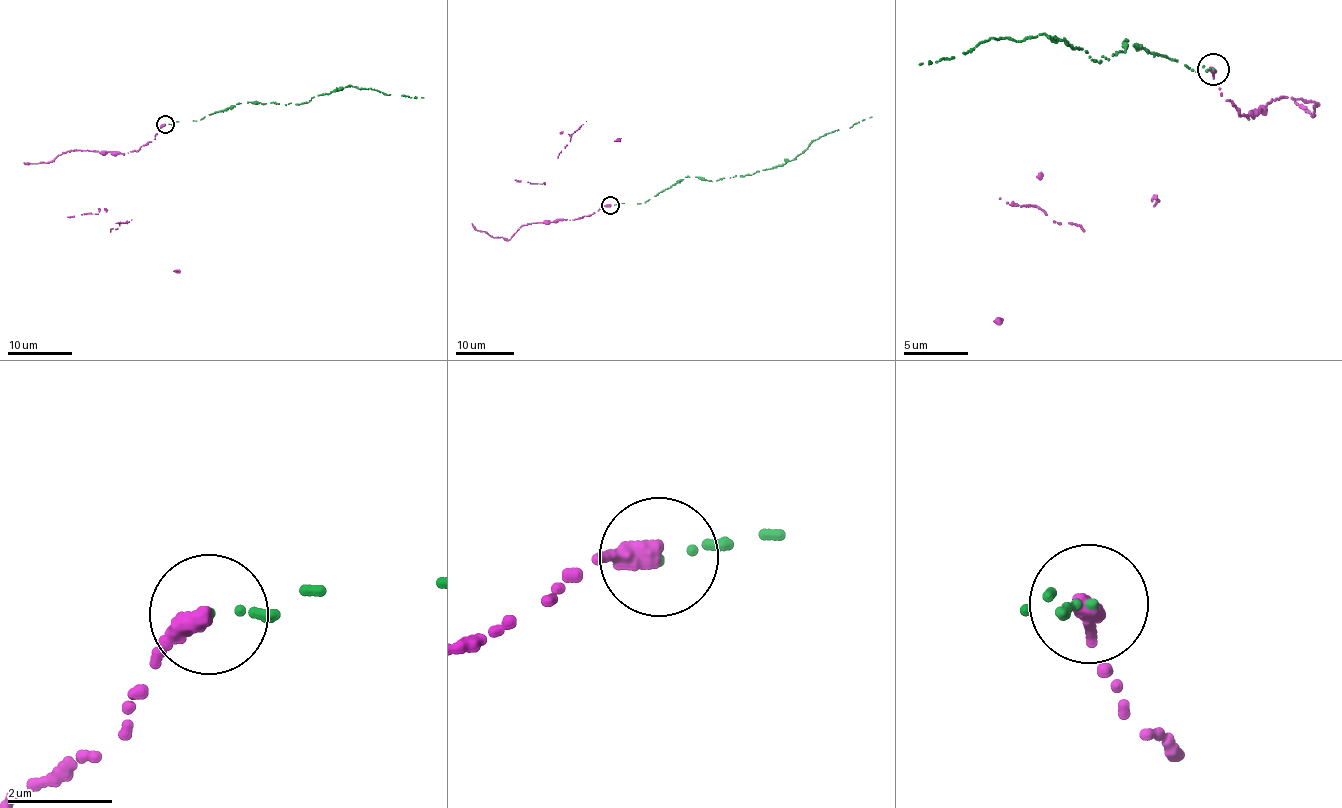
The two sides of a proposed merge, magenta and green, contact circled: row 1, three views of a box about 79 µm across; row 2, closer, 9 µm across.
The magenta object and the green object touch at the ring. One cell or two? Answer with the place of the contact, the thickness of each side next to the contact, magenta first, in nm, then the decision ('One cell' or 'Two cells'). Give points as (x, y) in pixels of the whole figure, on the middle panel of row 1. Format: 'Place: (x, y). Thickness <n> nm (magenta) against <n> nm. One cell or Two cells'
Place: (610, 205). Thickness 400 nm (magenta) against 100 nm. Two cells

